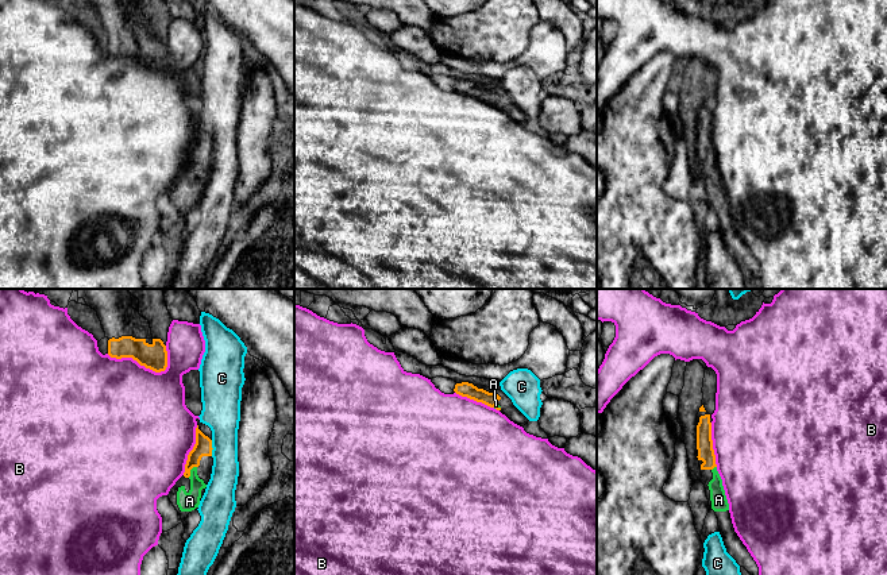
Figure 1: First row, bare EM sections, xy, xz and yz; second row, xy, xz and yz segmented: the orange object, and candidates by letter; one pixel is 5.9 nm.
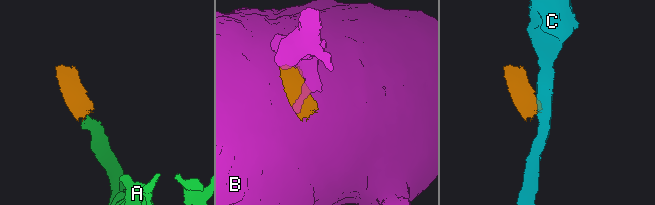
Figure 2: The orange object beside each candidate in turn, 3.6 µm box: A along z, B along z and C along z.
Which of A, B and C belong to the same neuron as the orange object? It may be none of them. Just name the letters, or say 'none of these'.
A

